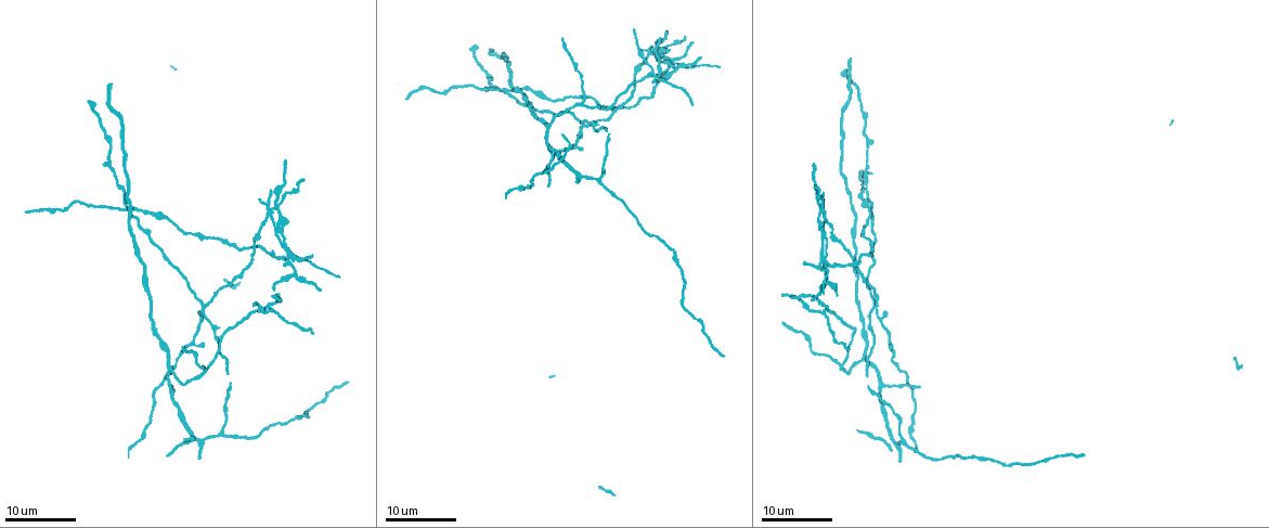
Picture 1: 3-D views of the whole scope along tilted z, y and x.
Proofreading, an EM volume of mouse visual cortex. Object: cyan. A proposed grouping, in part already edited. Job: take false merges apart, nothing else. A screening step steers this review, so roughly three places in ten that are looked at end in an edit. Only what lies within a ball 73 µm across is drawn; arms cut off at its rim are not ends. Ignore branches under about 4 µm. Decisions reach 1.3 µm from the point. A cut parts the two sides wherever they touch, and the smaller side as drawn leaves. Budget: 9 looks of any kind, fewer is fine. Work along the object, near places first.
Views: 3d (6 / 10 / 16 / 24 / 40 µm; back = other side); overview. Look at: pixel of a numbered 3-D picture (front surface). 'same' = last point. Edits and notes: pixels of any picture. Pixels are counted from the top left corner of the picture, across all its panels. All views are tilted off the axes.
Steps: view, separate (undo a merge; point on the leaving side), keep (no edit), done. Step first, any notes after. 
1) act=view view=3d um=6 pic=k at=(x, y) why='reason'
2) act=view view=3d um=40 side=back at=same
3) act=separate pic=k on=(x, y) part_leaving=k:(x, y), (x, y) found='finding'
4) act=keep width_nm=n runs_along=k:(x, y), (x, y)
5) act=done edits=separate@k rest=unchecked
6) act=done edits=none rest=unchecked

act=view view=3d um=16 pic=1 at=(822, 314) why='a fork'

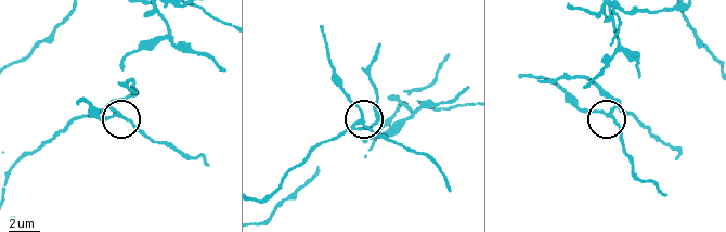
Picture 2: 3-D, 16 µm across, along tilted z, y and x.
act=view view=3d um=10 pic=2 at=(121, 115) why='zoom in'

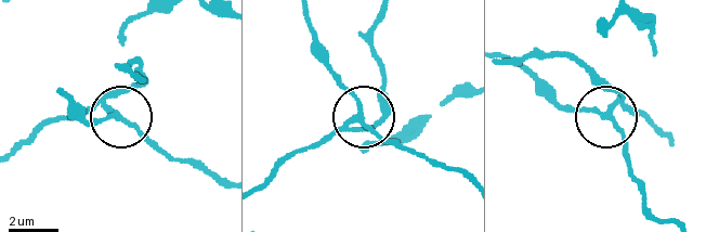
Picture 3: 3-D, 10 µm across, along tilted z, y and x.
act=separate pic=3 on=(134, 123) part_leaving=3:(104, 104), (170, 155), (221, 176) found='a second cell is stuck on'

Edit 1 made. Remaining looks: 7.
act=view view=overview why='redraw'

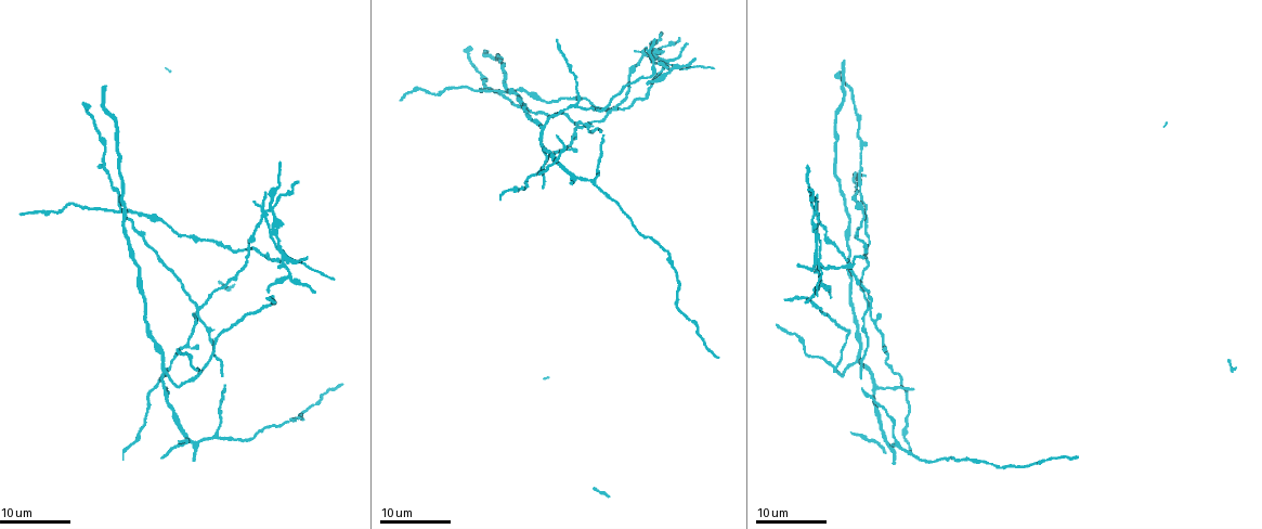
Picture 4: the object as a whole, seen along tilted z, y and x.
act=view view=3d um=16 pic=4 at=(162, 370) why='three arms meet'

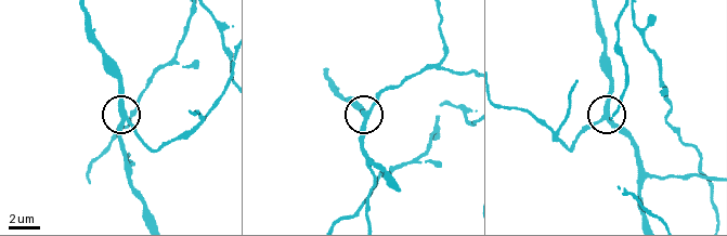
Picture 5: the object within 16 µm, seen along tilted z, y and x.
act=view view=3d um=6 pic=5 at=(604, 111)

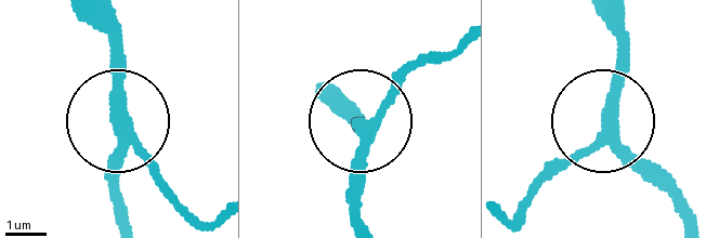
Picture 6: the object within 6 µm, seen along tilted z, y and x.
act=keep arms=3 runs_along=6:(127, 215), (113, 154), (126, 129), (191, 219) found='one cell here'

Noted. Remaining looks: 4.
act=view view=3d um=24 pic=4 at=(883, 340) why='two arms in line, one across'

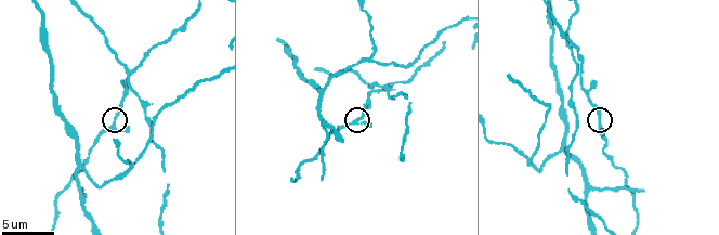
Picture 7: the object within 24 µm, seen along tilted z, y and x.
act=view view=3d um=6 pic=7 at=(600, 121) why='zoom in'

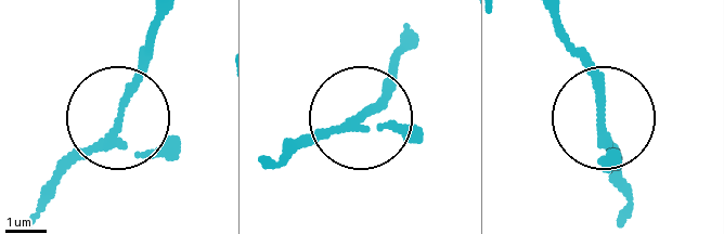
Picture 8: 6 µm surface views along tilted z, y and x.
act=keep runs_along=8:(624, 205), (606, 92), (557, 23) found='continuous, no second cell'

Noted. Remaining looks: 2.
act=view view=3d um=6 pic=7 at=(69, 181) why='two arms in line, one across'

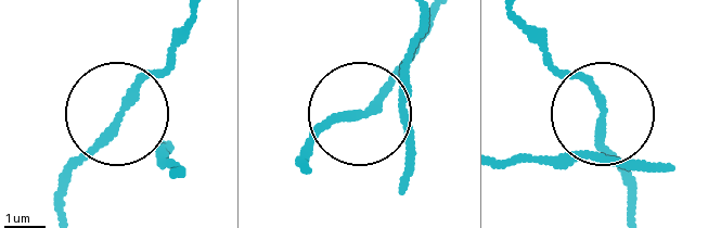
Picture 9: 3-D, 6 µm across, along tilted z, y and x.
act=keep width_nm=160 found='continuous, no second cell'

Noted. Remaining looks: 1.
act=view view=3d um=10 pic=7 at=(373, 61) why='arms part here'

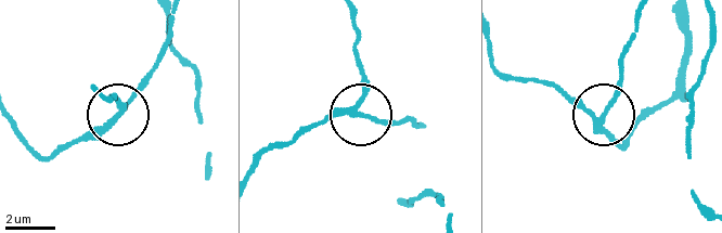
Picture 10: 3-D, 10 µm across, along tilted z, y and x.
act=keep arms=3 runs_along=10:(261, 155), (359, 111), (357, 59) found='all the same cell'

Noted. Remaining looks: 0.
act=done edits=separate@3 rest=unchecked

